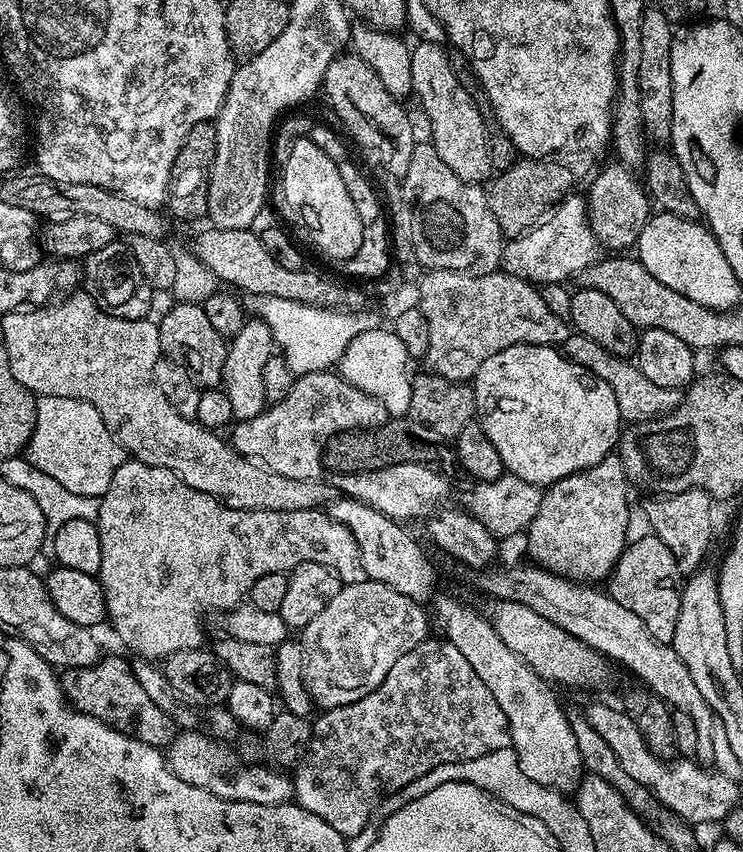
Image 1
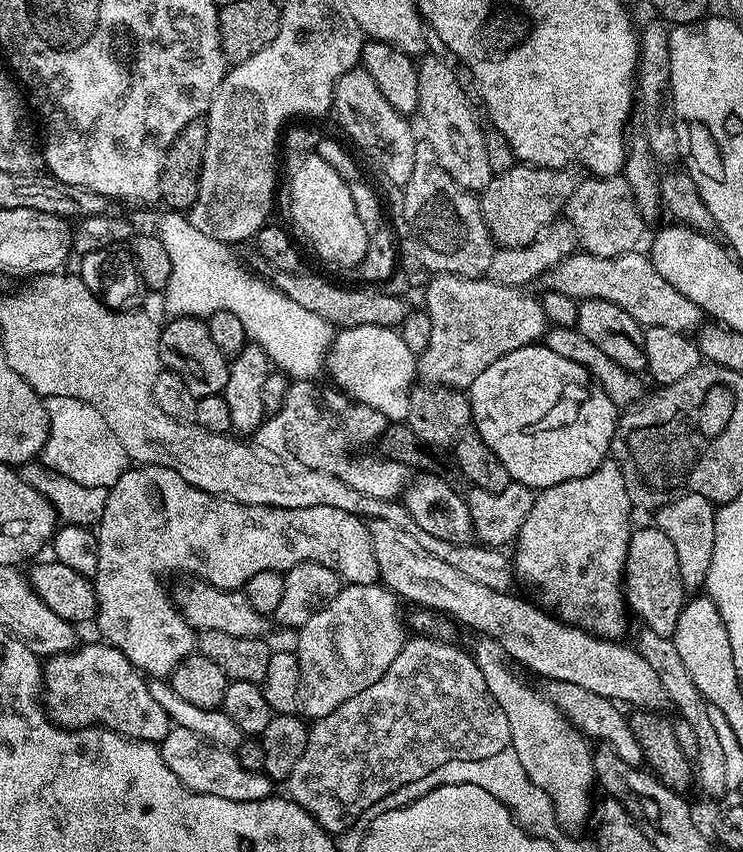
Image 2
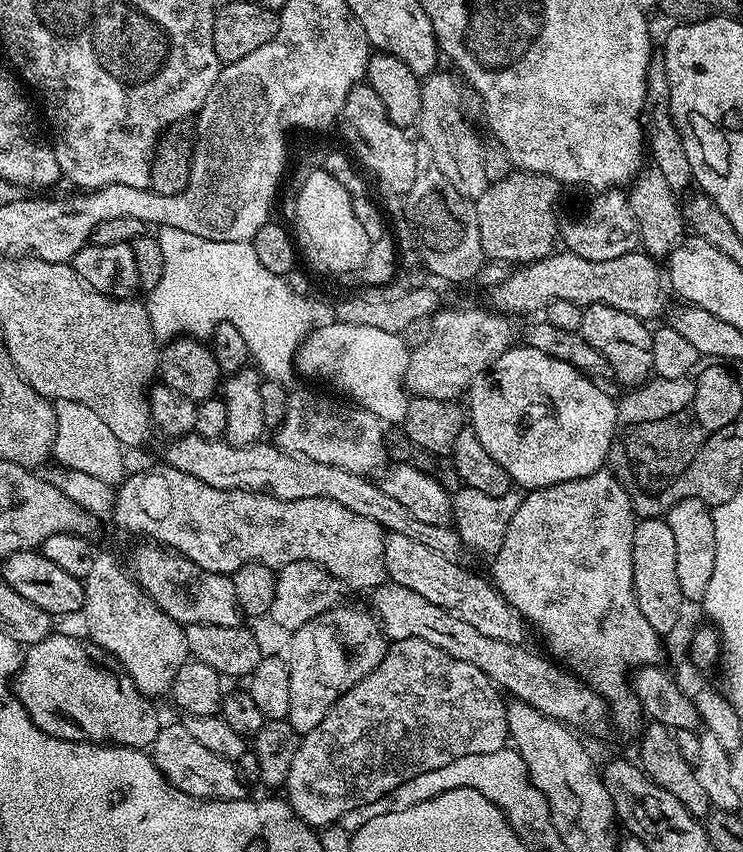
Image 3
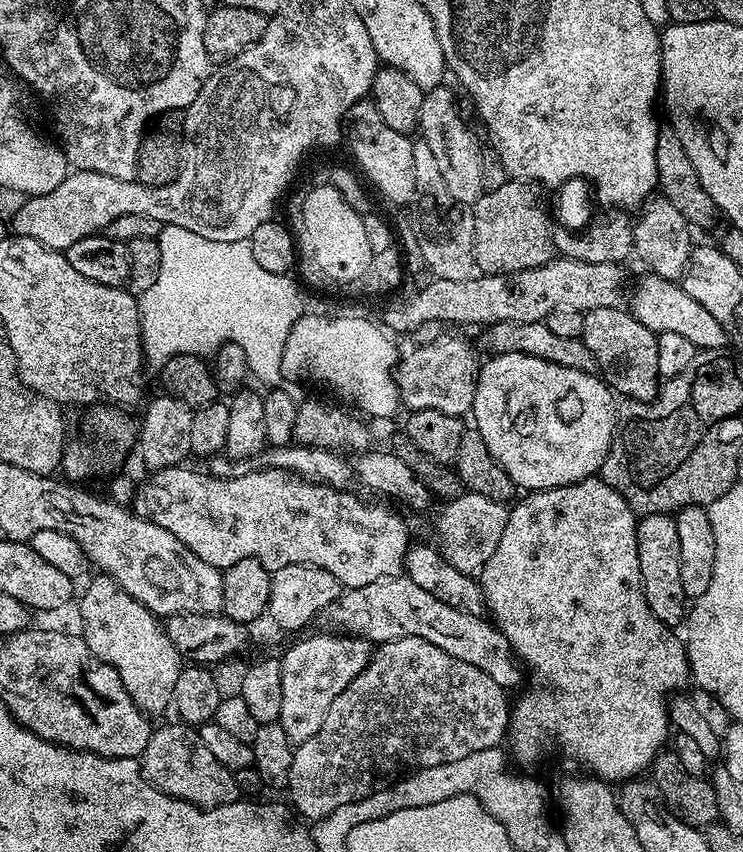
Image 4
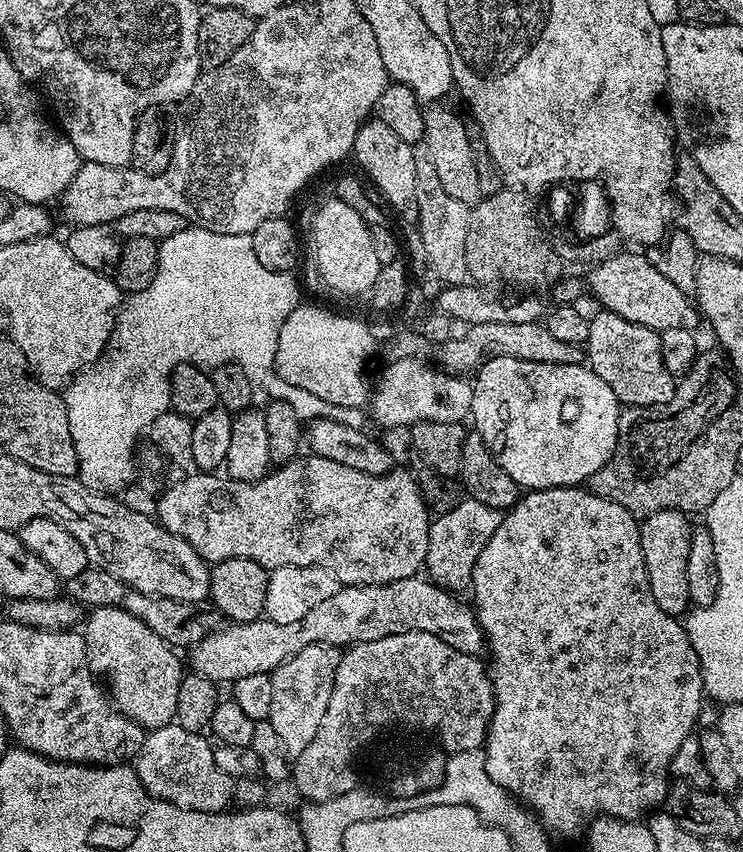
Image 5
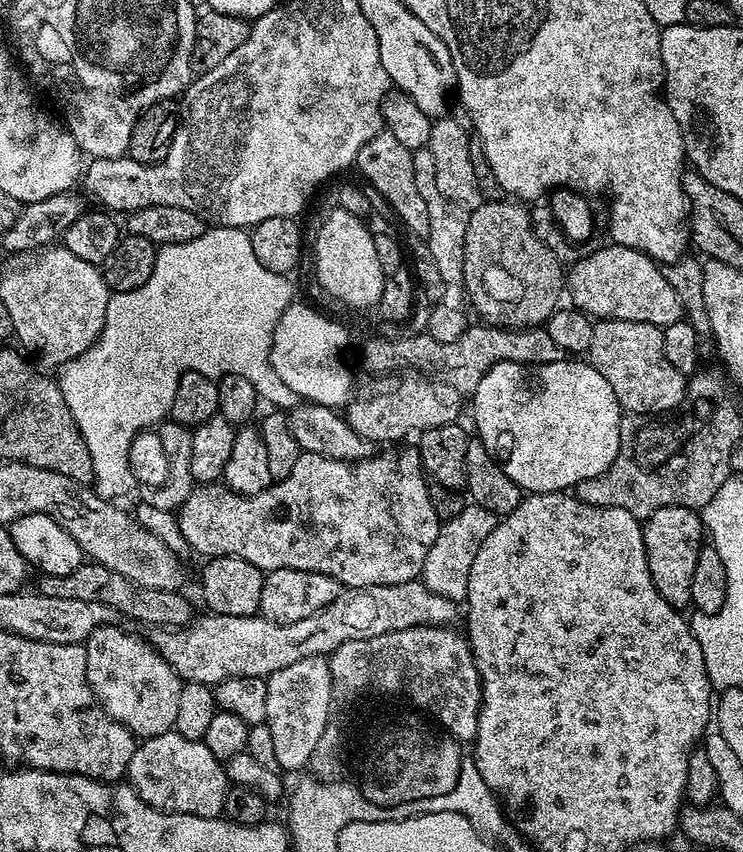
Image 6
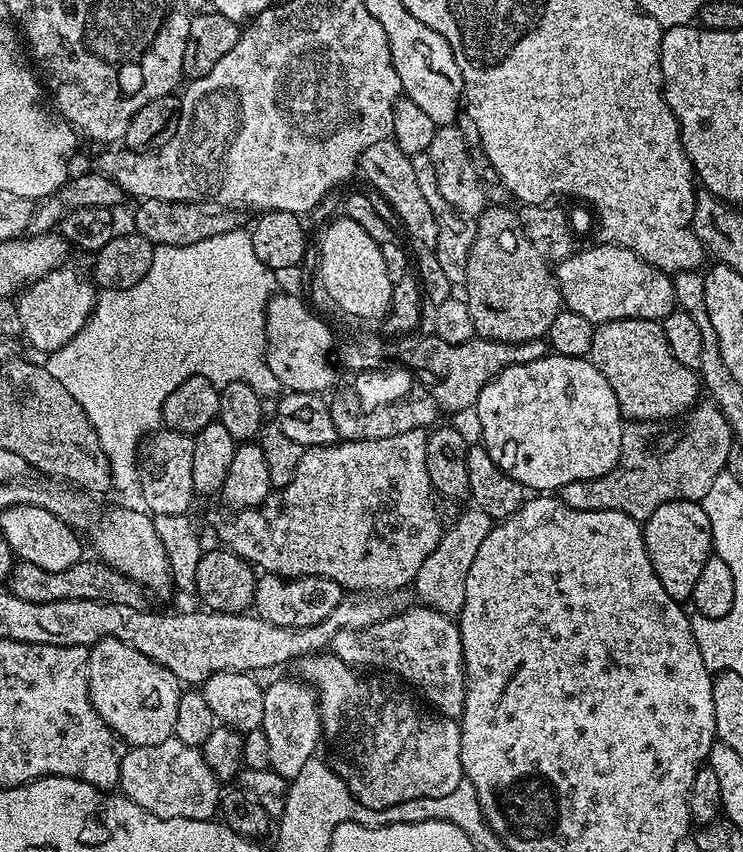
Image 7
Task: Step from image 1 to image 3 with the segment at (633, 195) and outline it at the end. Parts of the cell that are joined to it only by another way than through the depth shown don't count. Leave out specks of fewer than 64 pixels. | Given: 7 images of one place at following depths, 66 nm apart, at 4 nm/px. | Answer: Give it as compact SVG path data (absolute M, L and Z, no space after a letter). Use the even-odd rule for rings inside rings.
M610 188L601 191L588 204L588 213L572 220L568 225L561 227L558 232L563 247L569 252L578 254L578 258L590 258L590 262L606 262L609 258L622 258L622 254L630 254L640 248L640 235L638 234L638 218L634 210L630 210L627 191L620 188Z

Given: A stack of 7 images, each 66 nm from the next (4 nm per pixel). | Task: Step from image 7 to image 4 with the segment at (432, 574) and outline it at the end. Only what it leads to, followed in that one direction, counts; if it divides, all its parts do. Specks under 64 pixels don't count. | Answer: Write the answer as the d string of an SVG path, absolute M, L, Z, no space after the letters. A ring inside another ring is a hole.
M465 491L461 496L447 501L443 505L440 517L436 520L436 536L440 539L438 551L454 570L469 574L479 573L485 562L494 554L498 542L502 539L502 530L506 530L508 504L494 502L494 498L485 498L482 494Z

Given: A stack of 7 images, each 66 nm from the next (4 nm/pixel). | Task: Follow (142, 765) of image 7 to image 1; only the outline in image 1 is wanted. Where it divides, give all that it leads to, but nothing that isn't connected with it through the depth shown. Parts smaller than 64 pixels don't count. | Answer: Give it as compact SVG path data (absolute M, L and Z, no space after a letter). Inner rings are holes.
M177 731L174 742L166 749L168 769L182 782L198 786L223 800L254 802L262 806L290 804L294 800L294 780L287 771L277 770L267 763L247 764L238 758L235 747L225 741L210 738L205 732Z

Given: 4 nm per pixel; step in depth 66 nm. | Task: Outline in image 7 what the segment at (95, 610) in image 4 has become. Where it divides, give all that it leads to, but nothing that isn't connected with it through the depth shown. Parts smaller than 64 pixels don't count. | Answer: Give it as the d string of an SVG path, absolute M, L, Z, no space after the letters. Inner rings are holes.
M108 636L97 644L91 645L88 653L88 693L94 710L106 722L125 745L137 748L138 746L158 746L158 742L173 739L174 717L178 714L178 698L182 691L182 682L166 666L158 666L146 654L138 654L134 646L122 642L118 638Z

